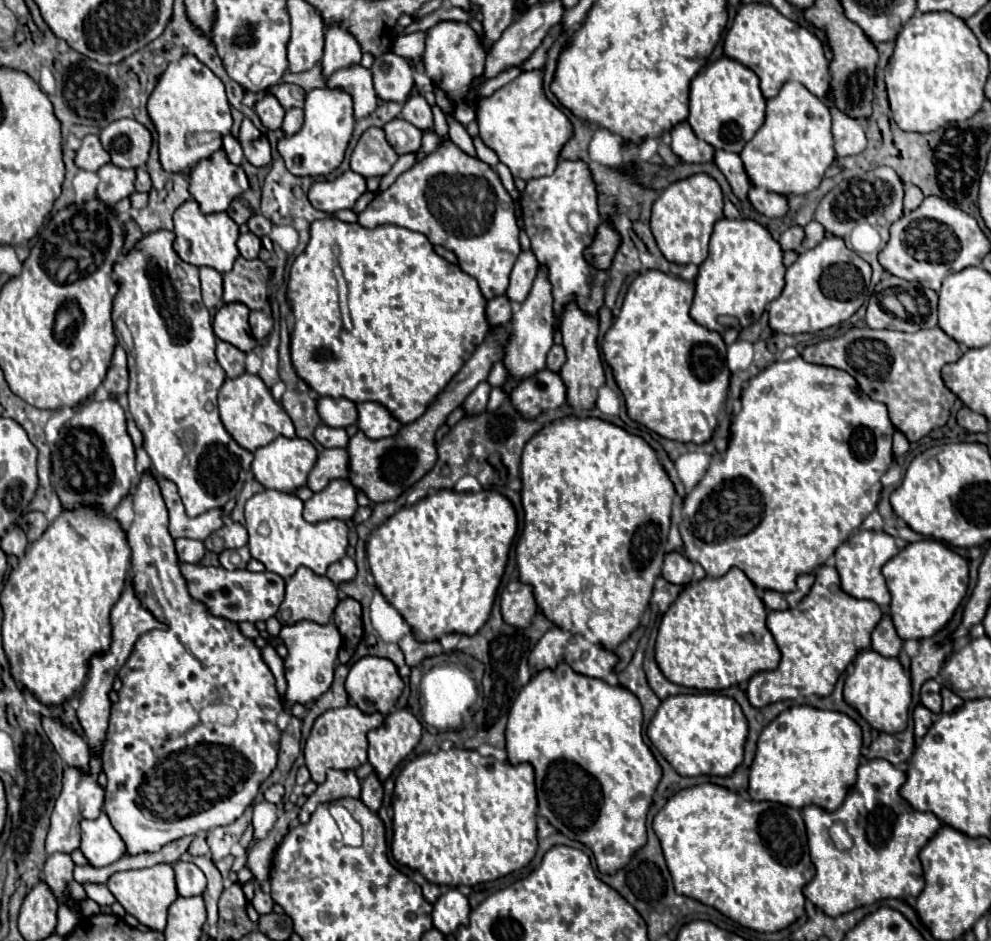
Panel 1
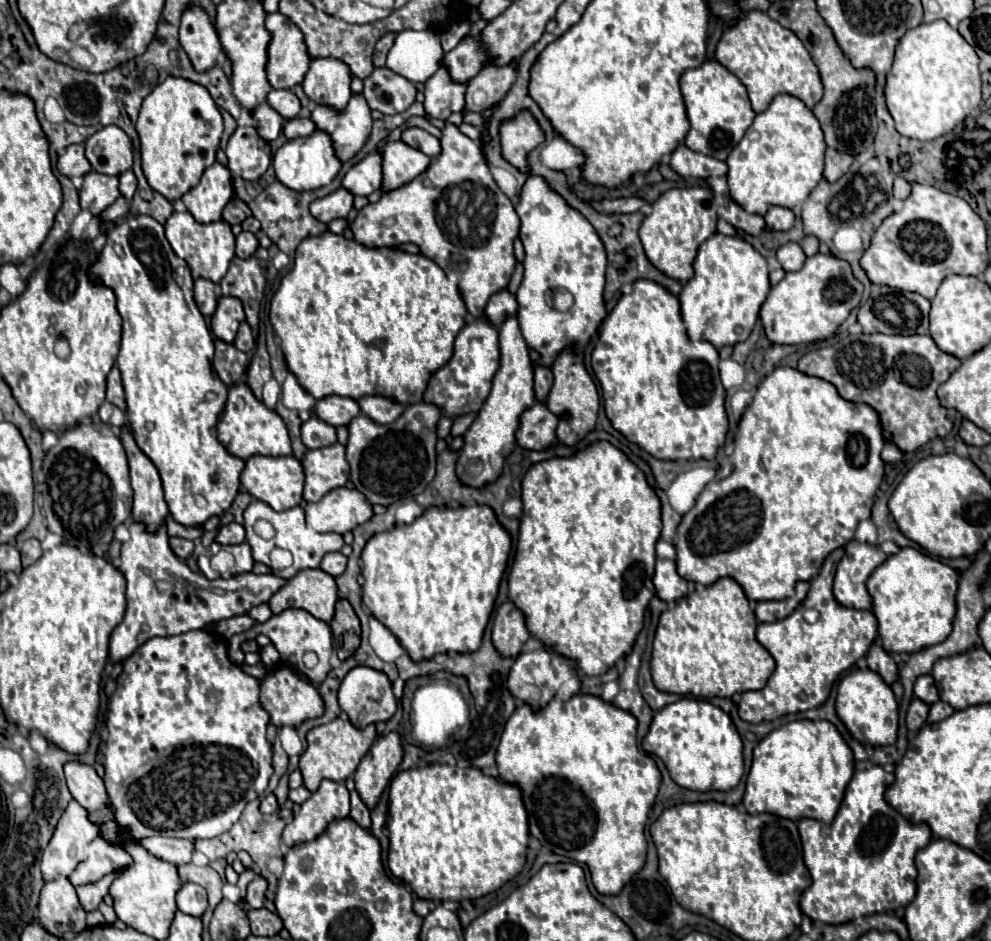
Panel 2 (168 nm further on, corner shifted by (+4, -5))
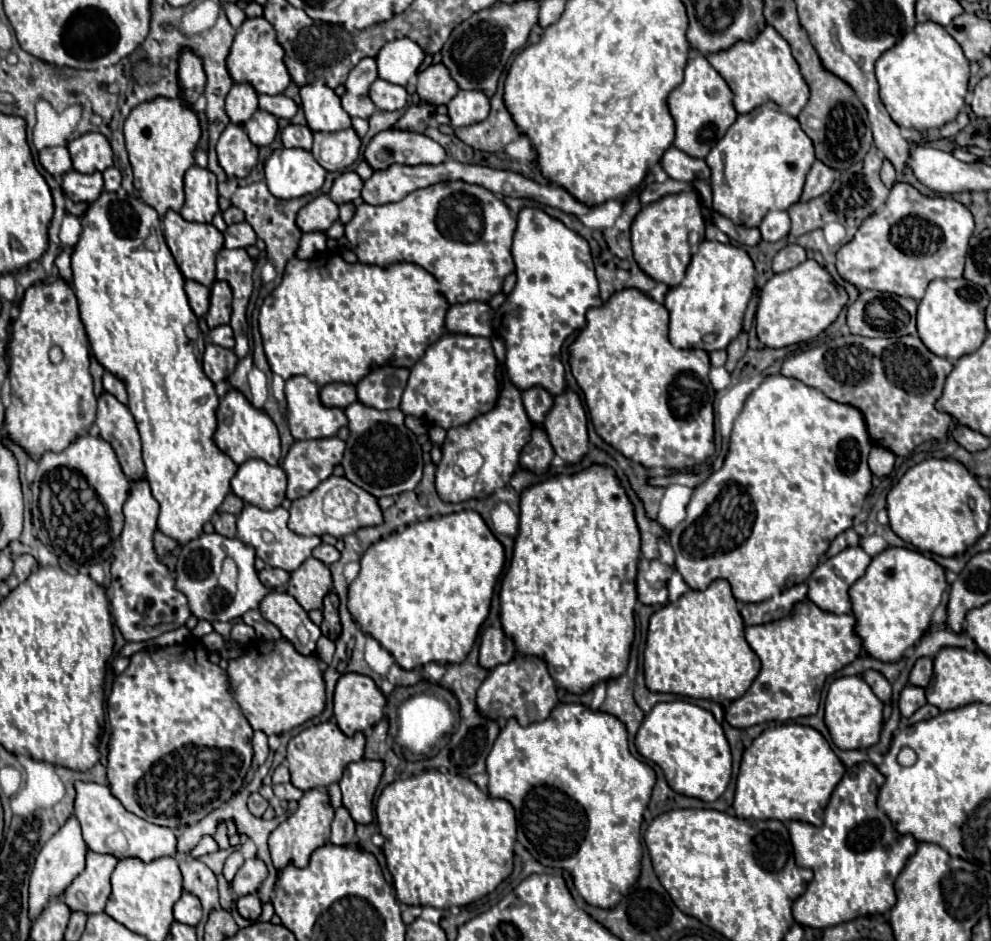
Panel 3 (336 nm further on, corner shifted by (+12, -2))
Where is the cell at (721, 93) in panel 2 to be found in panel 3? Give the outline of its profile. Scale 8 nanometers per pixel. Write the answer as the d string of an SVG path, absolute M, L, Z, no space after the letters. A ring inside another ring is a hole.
M694 57L684 69L684 81L666 99L668 111L676 125L674 147L682 149L690 157L704 159L708 151L724 137L726 129L736 121L738 113L732 105L732 91L720 73L706 61L706 57Z

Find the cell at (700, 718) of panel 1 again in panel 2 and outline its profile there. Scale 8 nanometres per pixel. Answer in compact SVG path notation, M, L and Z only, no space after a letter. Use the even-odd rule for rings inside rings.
M682 698L658 710L642 740L642 748L662 758L672 780L682 788L700 792L730 790L744 774L742 740L734 722L722 708L706 700Z

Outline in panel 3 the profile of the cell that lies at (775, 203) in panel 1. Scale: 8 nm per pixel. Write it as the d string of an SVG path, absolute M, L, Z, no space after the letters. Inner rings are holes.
M770 211L758 229L764 241L780 241L790 233L790 217L786 211Z

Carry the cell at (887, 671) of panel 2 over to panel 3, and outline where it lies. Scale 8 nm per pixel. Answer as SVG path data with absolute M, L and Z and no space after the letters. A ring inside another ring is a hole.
M866 671L864 675L864 681L870 685L870 689L874 691L874 695L882 701L882 703L888 703L890 701L890 695L892 695L892 689L890 689L890 683L878 673L878 671Z

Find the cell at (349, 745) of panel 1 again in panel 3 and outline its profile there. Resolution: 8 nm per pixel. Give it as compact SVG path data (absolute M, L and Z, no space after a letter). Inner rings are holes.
M320 723L308 727L294 735L288 743L288 769L292 775L292 785L310 791L310 789L324 789L330 783L338 783L342 771L348 763L360 761L364 755L364 735L356 733L354 737L346 737L336 723Z

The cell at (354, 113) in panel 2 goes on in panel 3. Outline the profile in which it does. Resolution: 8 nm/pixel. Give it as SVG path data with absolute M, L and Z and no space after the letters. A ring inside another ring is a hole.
M350 127L338 133L314 133L314 159L326 171L344 171L360 157L360 139Z

